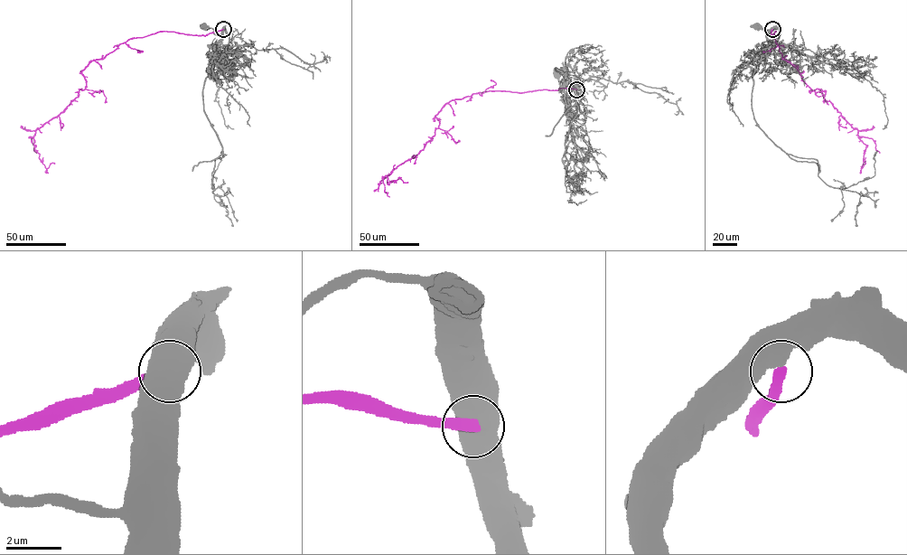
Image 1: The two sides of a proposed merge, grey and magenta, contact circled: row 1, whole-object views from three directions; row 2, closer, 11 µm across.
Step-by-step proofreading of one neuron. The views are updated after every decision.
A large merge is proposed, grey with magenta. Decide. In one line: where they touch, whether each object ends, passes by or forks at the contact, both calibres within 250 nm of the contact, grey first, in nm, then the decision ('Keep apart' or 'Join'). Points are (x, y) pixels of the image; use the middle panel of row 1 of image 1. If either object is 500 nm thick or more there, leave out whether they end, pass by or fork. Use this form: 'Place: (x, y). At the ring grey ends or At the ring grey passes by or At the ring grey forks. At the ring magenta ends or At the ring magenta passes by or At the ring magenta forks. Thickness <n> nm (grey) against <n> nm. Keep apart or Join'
Place: (576, 89). Thickness 750 nm (grey) against 400 nm. Keep apart

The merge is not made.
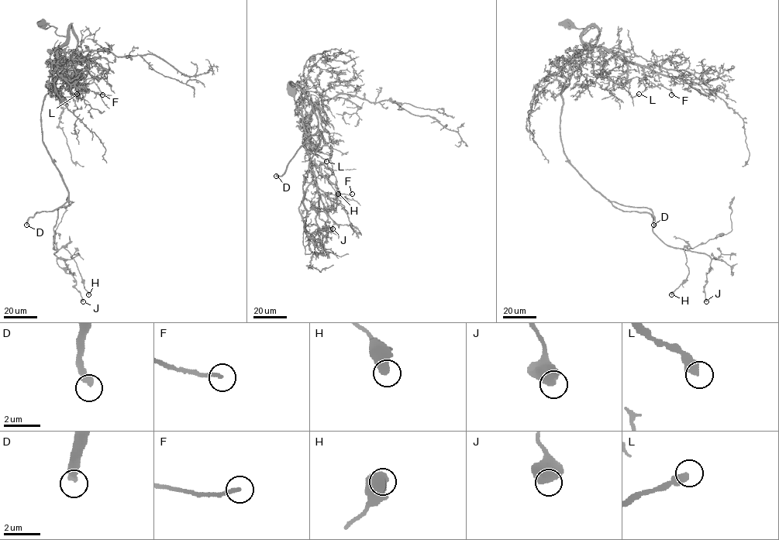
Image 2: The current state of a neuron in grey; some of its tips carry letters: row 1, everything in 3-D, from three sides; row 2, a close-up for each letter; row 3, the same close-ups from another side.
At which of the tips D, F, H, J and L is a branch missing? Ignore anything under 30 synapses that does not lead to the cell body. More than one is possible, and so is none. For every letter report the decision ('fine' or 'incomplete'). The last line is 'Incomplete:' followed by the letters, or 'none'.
D: incomplete
F: fine
H: fine
J: fine
L: fine
Incomplete: D

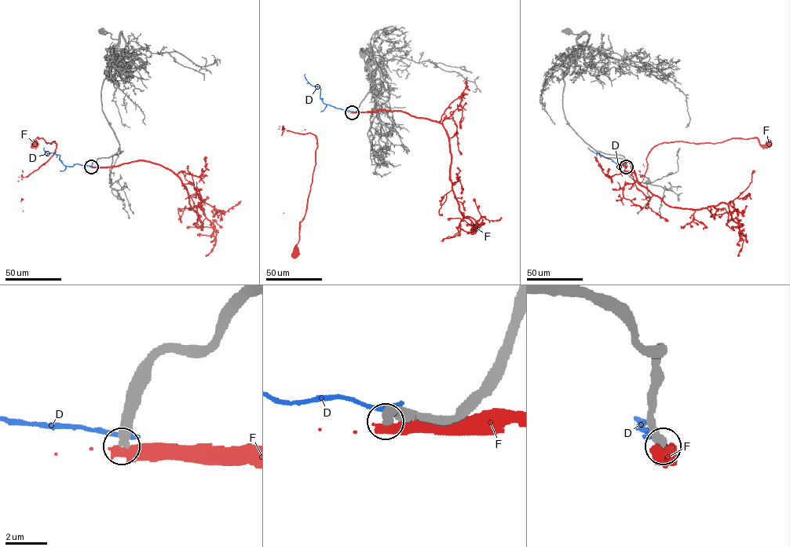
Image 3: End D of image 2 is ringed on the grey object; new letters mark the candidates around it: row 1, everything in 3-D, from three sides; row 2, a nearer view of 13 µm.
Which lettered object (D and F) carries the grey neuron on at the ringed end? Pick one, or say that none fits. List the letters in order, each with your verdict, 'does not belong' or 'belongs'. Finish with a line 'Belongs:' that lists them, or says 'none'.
D: does not belong
F: does not belong
Belongs: none

